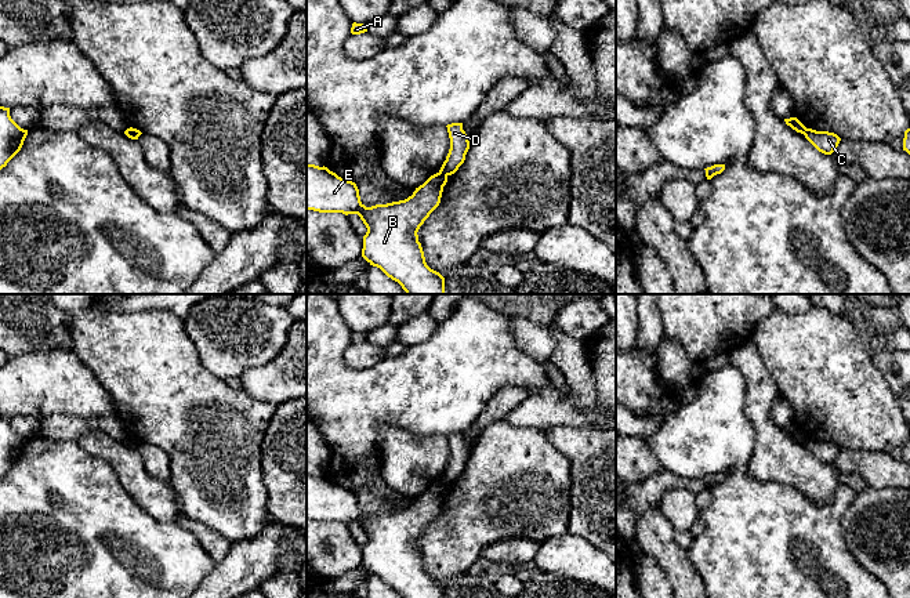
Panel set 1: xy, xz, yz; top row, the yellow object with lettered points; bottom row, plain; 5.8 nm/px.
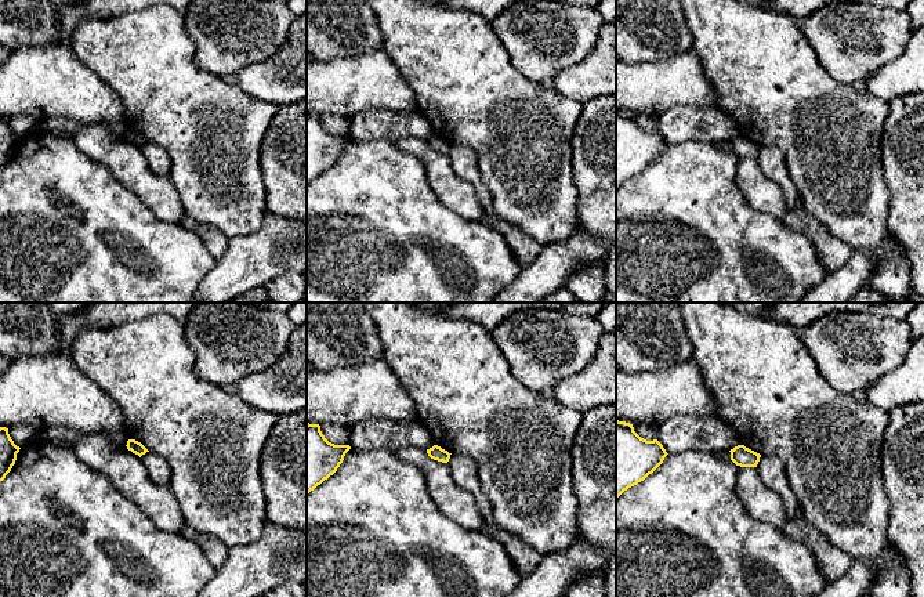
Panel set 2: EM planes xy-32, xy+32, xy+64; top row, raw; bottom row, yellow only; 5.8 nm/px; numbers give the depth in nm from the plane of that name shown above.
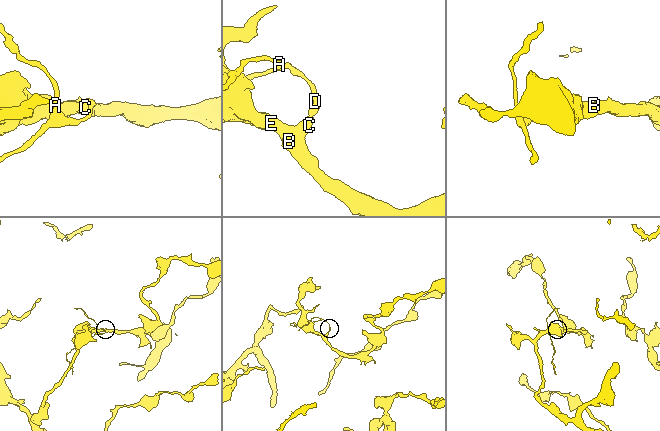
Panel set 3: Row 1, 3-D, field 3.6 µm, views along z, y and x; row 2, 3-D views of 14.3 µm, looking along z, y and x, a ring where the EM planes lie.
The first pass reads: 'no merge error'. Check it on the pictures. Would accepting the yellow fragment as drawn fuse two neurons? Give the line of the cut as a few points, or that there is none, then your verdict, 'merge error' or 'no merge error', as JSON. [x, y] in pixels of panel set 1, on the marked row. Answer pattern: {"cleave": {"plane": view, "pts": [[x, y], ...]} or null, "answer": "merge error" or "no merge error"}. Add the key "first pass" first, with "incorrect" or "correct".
{"first pass": "incorrect", "cleave": {"plane": "xz", "pts": [[438, 173], [446, 177]]}, "answer": "merge error"}

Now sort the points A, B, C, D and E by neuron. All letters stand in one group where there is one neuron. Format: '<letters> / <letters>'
A D / B C E

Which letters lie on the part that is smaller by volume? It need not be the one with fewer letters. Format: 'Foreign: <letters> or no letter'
Foreign: A, D

